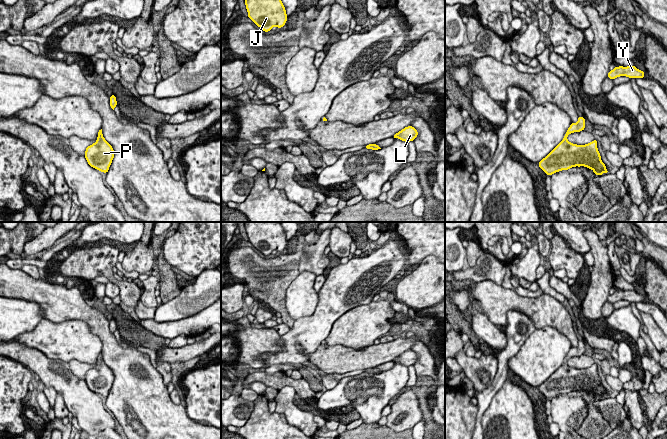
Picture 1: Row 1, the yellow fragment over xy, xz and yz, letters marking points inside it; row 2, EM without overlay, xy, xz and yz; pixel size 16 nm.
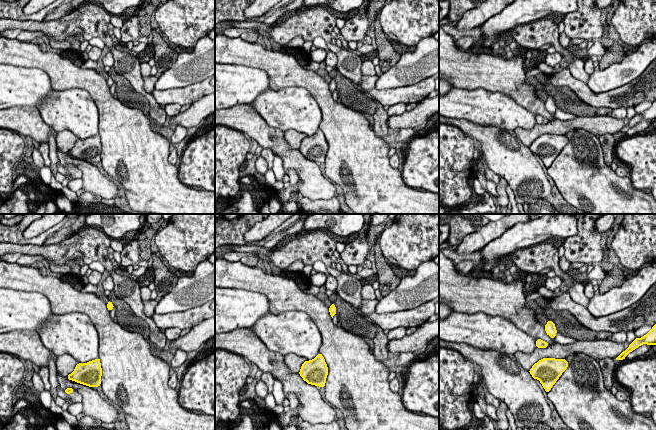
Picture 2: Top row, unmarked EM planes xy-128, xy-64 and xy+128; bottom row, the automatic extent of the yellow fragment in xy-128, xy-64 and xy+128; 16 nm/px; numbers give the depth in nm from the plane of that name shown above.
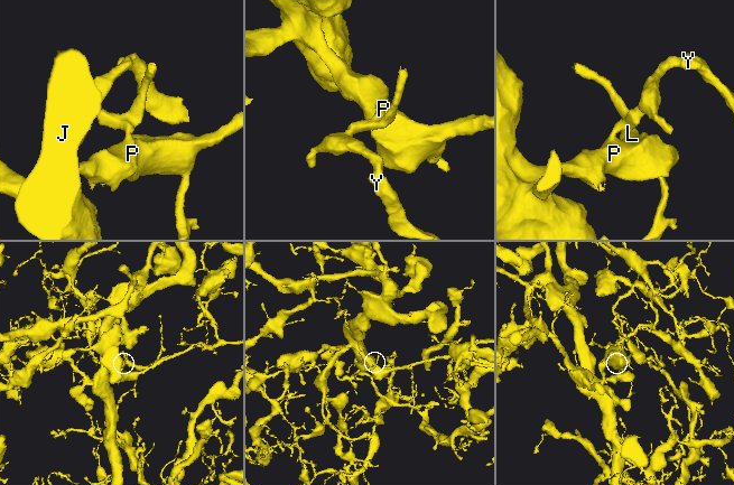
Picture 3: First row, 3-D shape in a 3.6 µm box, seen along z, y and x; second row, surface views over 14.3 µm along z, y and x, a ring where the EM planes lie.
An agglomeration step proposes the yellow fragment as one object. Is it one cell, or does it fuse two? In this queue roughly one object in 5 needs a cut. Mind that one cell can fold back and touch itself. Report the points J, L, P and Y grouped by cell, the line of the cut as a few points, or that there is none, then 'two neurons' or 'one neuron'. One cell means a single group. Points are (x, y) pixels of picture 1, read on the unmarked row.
J L P Y; no cut; one neuron

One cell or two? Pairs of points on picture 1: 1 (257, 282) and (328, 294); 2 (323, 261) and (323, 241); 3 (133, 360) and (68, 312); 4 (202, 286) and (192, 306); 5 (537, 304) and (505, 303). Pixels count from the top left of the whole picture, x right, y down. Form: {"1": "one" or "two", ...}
{"1": "two", "2": "one", "3": "one", "4": "one", "5": "one"}

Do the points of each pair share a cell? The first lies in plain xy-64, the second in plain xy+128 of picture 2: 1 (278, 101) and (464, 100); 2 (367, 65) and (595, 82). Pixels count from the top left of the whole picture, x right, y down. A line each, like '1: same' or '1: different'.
1: same
2: different

